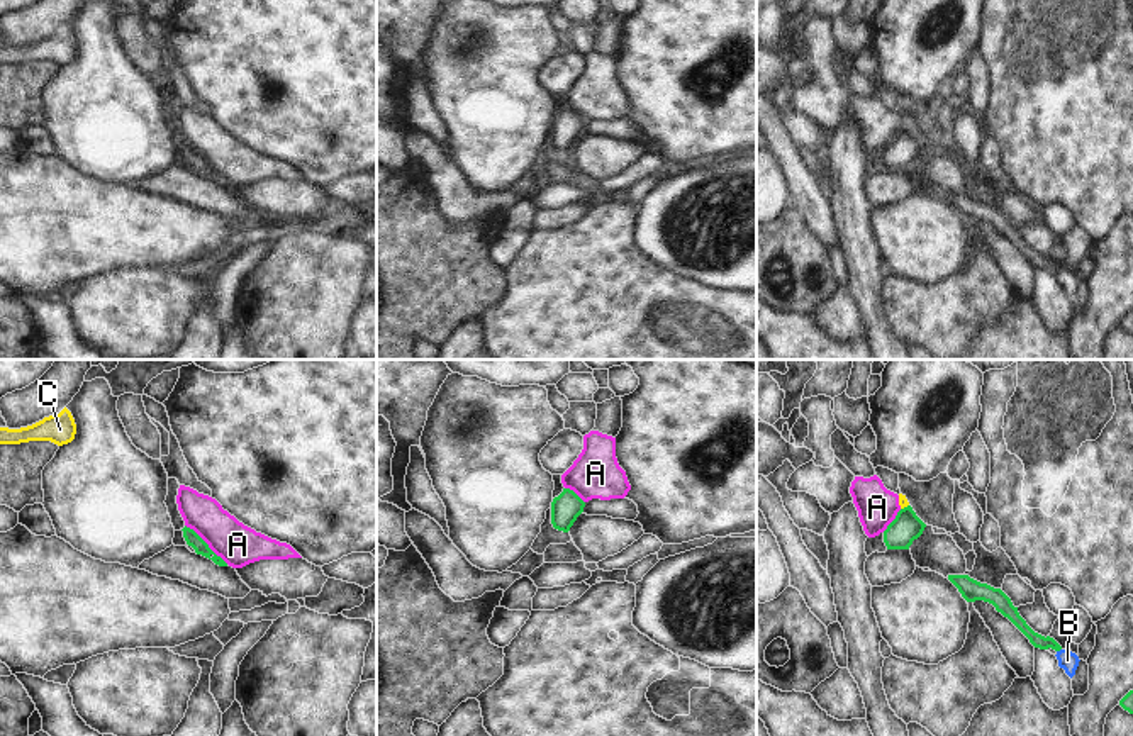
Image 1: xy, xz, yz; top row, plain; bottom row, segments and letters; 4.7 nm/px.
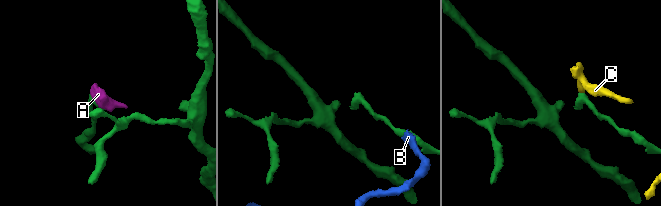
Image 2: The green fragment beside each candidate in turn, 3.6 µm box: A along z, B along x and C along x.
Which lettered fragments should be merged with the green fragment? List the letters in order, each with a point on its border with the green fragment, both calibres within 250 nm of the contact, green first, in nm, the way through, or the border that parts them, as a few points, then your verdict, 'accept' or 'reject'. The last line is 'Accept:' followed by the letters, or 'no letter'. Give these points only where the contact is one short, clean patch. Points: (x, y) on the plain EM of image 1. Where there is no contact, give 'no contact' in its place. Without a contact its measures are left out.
A: xy (207, 165) | 70/200 nm | along xy (185, 144), (228, 184) | reject
B: yz (1059, 270) | 70/90 nm | along yz (1060, 268), (1057, 272) | reject
C: yz (904, 128) | 140/50 nm | along yz (908, 124), (901, 129) | reject
Accept: no letter

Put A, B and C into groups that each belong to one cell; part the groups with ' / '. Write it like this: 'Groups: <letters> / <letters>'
Groups: A C / B.

